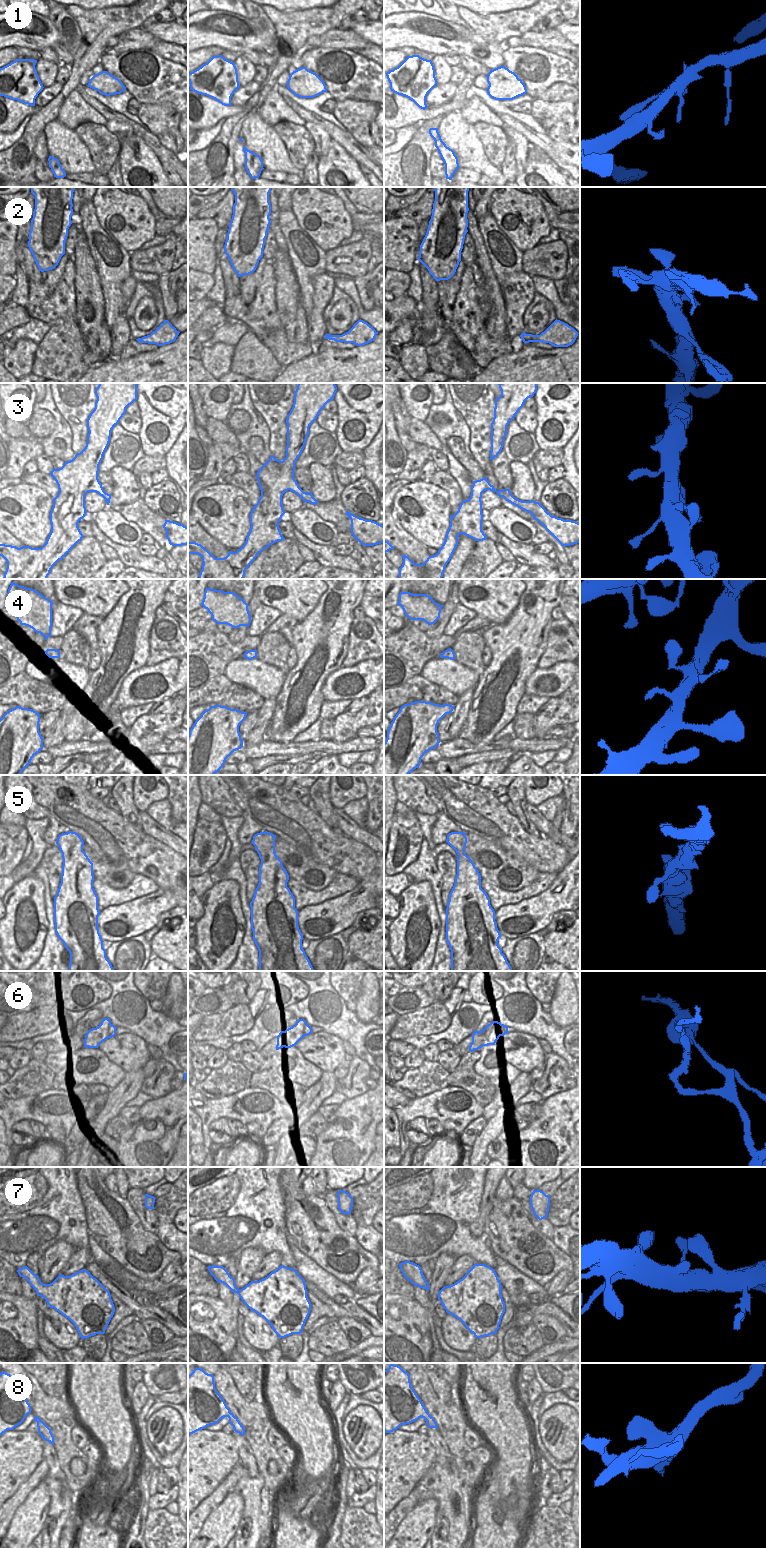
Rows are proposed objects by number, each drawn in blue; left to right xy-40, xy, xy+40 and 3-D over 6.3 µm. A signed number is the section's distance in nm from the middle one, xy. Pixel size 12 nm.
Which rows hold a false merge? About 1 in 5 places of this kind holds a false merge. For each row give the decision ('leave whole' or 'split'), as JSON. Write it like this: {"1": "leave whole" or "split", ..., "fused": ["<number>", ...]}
{"1": "leave whole", "2": "leave whole", "3": "leave whole", "4": "leave whole", "5": "leave whole", "6": "split", "7": "leave whole", "8": "split", "fused": ["6", "8"]}

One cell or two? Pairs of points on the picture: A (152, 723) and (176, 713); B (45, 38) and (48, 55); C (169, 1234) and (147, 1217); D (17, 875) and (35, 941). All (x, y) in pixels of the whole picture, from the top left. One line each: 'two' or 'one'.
A: one
B: two
C: two
D: two

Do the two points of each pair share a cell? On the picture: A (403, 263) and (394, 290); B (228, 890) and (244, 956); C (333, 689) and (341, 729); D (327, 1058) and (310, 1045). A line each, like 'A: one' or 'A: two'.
A: two
B: two
C: two
D: one

